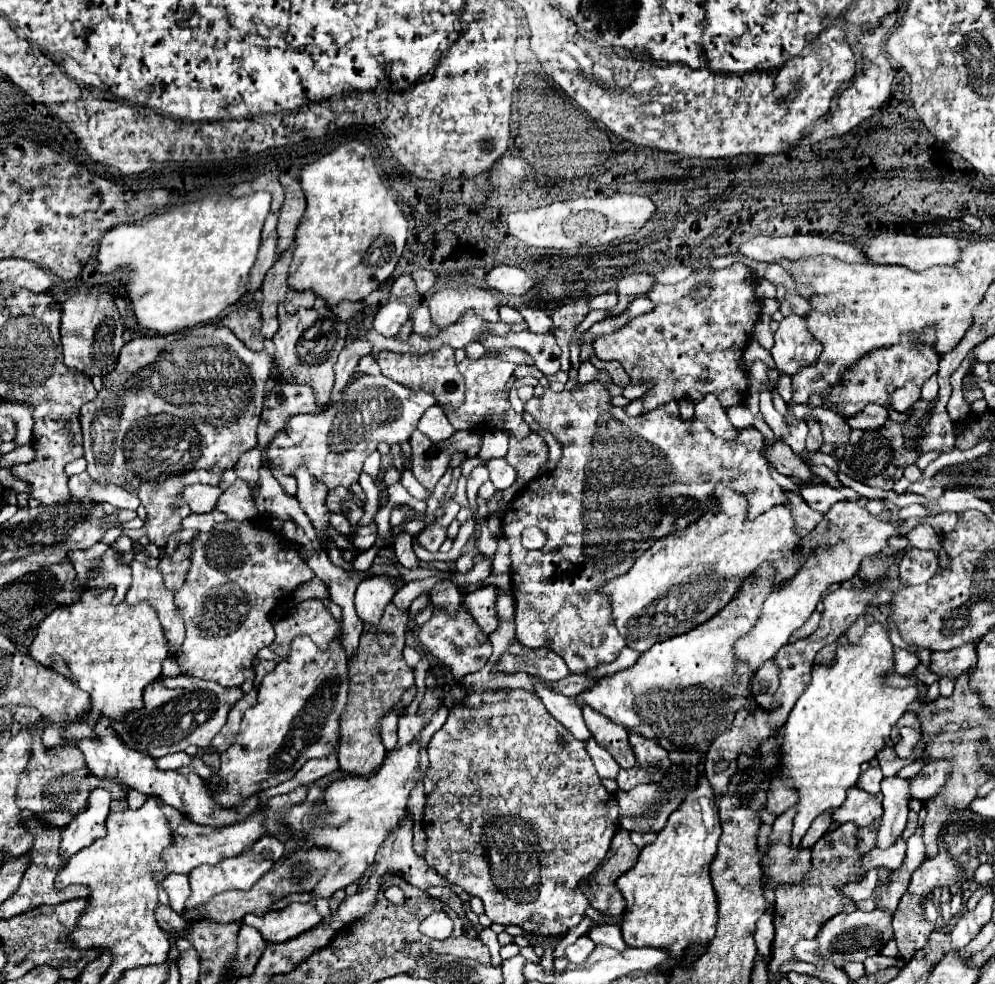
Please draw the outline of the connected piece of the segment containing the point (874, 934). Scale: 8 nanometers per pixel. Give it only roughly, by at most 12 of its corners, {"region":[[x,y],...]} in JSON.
{"region":[[840,913],[816,935],[834,967],[878,955],[892,939],[892,917]]}

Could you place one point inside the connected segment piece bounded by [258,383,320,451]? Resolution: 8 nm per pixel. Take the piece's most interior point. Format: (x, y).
(282, 401)

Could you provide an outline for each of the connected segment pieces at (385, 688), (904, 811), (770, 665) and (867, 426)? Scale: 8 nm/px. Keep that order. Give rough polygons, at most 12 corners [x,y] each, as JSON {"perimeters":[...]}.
{"perimeters":[[[410,611],[364,623],[348,663],[338,763],[368,777],[384,763],[378,719],[414,685],[402,657]],[[884,779],[876,847],[888,849],[908,817],[908,779]],[[770,659],[752,677],[750,693],[768,709],[778,689],[778,669]],[[869,403],[864,413],[846,419],[852,429],[877,431],[888,411]]]}

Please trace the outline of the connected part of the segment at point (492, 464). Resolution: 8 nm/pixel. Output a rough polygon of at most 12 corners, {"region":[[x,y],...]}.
{"region":[[490,459],[486,467],[496,491],[508,489],[516,471],[506,459]]}

